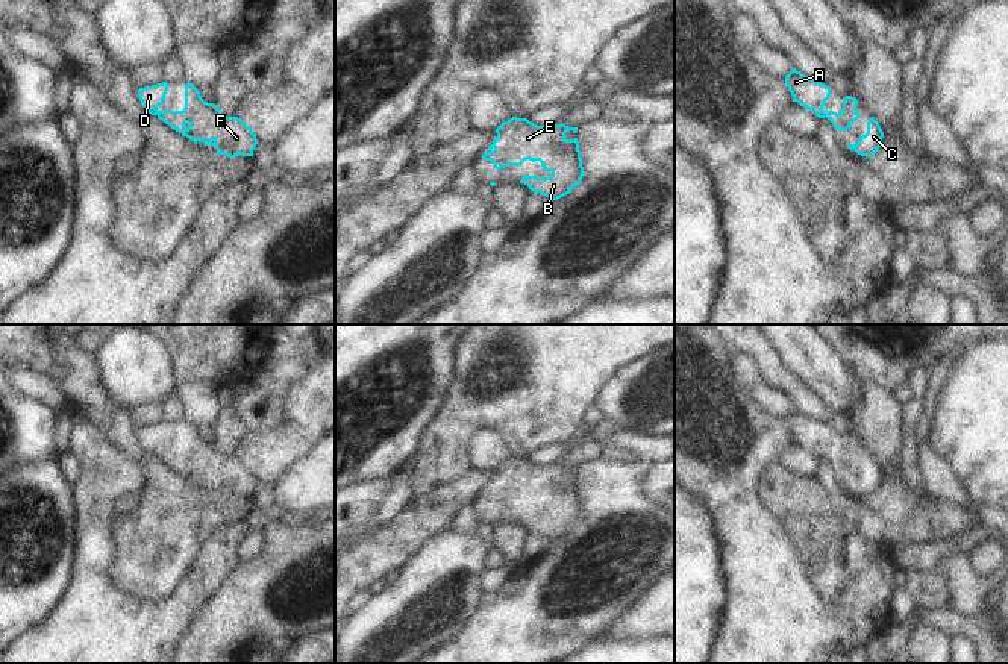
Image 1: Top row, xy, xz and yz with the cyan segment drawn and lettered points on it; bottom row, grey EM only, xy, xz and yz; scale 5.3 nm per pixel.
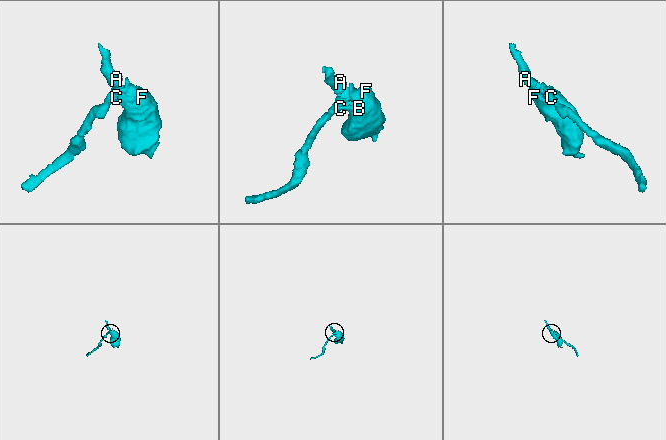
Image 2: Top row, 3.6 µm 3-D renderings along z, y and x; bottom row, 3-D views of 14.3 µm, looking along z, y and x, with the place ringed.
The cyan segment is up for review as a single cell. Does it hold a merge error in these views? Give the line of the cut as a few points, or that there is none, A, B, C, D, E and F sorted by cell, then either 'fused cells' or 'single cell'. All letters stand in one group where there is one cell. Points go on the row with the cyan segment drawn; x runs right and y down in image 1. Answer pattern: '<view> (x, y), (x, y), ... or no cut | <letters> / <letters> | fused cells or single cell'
no cut | A B C D E F | single cell

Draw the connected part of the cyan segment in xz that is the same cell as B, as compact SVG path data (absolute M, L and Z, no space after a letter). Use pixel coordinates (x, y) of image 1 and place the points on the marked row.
M512 117L496 129L497 138L482 158L493 162L496 170L521 165L527 159L540 161L543 170L550 171L552 176L523 176L520 183L553 202L570 194L585 174L579 141L578 138L567 139L568 130L576 133L578 127L562 123L537 126L527 118Z

